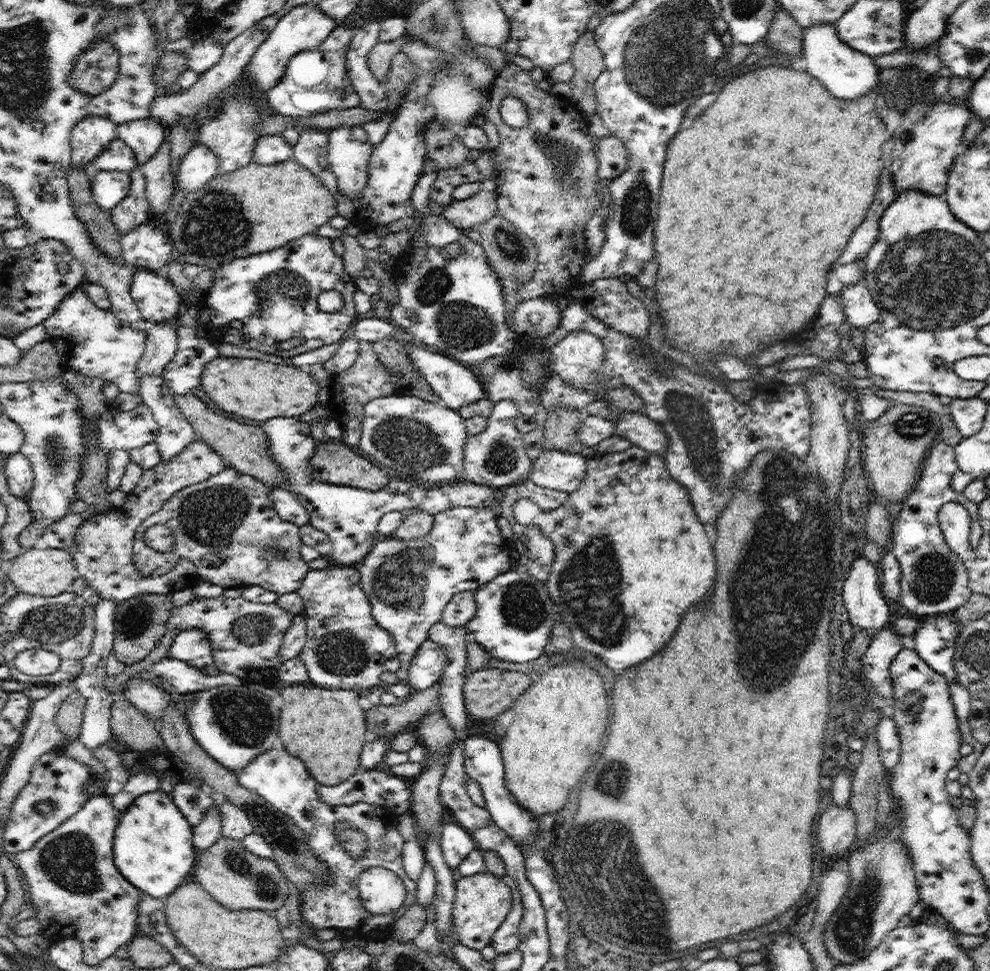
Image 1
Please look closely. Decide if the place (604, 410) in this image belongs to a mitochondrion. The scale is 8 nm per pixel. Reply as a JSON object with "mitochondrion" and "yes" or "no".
{"mitochondrion":"no"}

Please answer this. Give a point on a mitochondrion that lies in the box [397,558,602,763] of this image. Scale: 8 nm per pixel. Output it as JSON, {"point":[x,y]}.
{"point":[523,605]}

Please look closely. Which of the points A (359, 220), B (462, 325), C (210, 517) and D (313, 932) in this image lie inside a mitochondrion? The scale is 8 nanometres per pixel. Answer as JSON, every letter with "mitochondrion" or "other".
{"A":"other","B":"mitochondrion","C":"mitochondrion","D":"other"}

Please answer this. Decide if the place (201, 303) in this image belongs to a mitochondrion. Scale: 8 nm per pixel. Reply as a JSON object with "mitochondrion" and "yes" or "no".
{"mitochondrion":"no"}

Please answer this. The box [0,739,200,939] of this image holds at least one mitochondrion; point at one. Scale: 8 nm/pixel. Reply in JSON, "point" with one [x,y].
{"point":[71,861]}

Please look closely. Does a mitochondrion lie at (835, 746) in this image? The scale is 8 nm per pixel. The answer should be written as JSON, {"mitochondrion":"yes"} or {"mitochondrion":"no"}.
{"mitochondrion":"no"}

